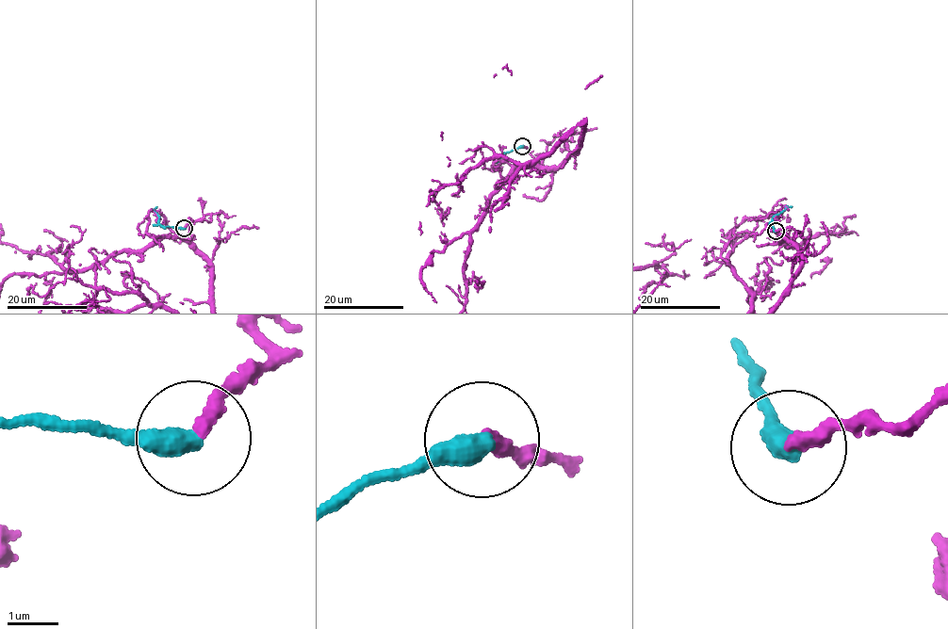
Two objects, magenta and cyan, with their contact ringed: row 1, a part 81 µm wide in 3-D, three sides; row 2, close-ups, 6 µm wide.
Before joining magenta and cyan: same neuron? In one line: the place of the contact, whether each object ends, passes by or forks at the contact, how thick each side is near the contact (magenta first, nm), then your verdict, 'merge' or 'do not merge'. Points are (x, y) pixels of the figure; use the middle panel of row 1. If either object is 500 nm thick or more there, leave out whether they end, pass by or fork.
at (522, 146); magenta ends there; cyan ends there; 300 nm thick on the magenta side, 480 nm on the other; do not merge

